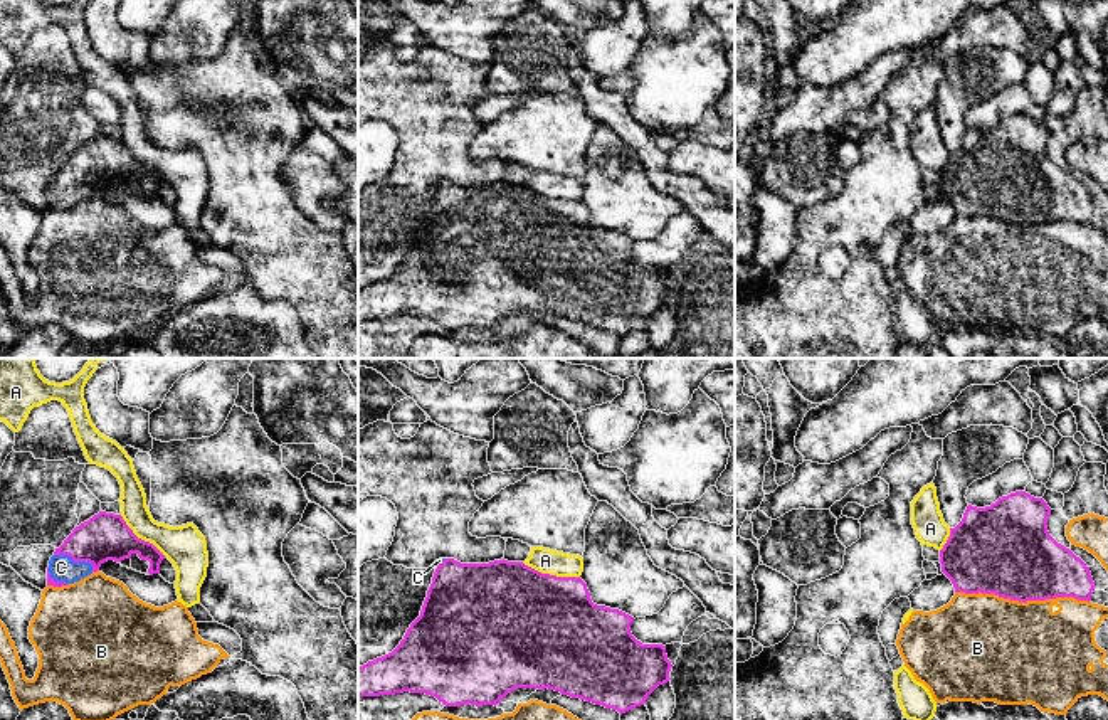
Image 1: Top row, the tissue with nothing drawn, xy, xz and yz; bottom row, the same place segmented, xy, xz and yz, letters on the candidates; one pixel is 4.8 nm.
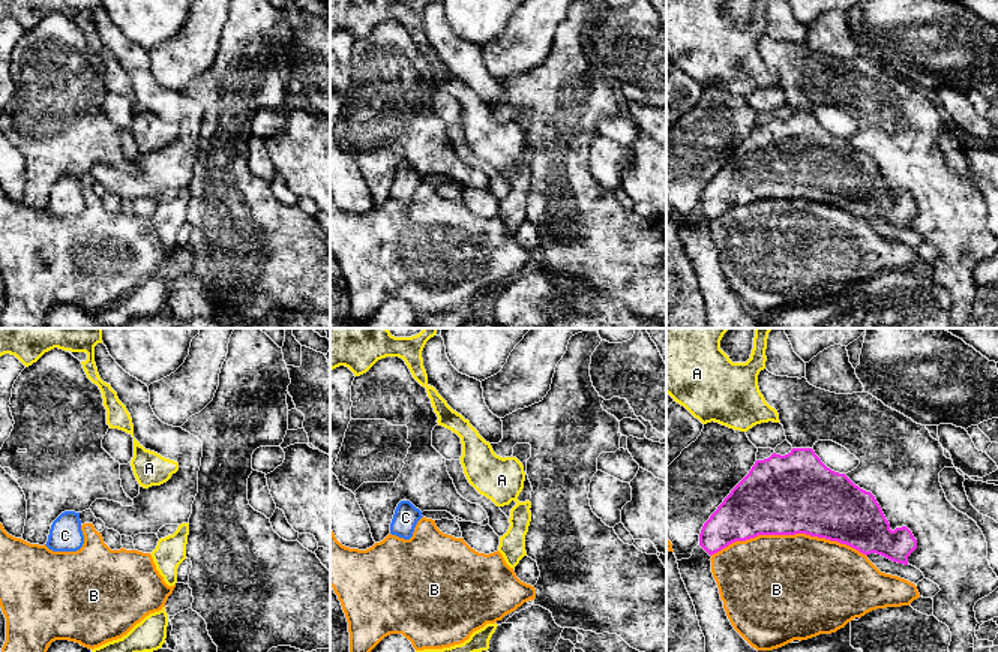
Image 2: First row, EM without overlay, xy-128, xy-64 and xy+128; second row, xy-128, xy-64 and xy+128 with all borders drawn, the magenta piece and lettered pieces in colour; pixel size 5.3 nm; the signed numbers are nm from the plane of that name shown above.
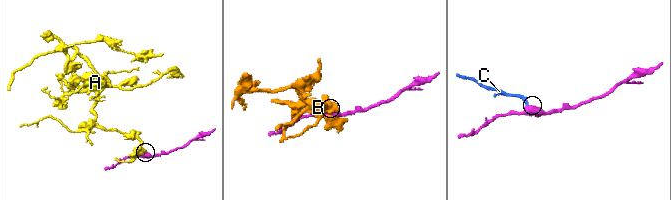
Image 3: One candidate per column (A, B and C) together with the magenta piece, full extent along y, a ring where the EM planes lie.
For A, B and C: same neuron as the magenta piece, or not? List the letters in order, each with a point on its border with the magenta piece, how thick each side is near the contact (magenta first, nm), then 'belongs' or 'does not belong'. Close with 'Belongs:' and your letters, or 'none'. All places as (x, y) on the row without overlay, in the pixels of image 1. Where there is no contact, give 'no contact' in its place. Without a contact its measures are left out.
A: meets magenta in xz at (548, 197); 500 nm thick on the magenta side, 120 nm on the other; does not belong
B: meets magenta in yz at (1023, 224); 420 nm thick on the magenta side, 480 nm on the other; does not belong
C: meets magenta in xy at (76, 184); 220 nm thick on the magenta side, 130 nm on the other; belongs
Belongs: C

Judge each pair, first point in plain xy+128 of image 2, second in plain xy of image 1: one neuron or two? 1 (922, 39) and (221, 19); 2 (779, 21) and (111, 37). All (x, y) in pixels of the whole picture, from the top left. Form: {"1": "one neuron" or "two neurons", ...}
{"1": "two neurons", "2": "one neuron"}

